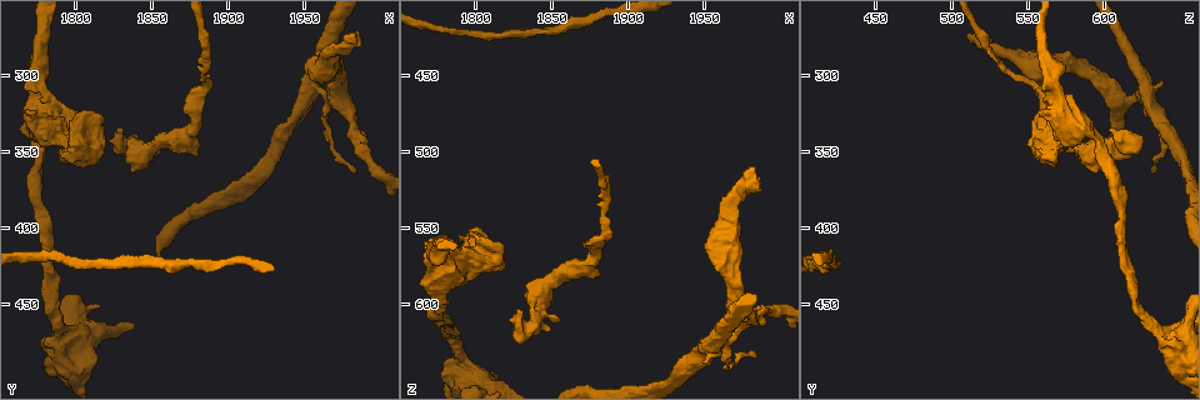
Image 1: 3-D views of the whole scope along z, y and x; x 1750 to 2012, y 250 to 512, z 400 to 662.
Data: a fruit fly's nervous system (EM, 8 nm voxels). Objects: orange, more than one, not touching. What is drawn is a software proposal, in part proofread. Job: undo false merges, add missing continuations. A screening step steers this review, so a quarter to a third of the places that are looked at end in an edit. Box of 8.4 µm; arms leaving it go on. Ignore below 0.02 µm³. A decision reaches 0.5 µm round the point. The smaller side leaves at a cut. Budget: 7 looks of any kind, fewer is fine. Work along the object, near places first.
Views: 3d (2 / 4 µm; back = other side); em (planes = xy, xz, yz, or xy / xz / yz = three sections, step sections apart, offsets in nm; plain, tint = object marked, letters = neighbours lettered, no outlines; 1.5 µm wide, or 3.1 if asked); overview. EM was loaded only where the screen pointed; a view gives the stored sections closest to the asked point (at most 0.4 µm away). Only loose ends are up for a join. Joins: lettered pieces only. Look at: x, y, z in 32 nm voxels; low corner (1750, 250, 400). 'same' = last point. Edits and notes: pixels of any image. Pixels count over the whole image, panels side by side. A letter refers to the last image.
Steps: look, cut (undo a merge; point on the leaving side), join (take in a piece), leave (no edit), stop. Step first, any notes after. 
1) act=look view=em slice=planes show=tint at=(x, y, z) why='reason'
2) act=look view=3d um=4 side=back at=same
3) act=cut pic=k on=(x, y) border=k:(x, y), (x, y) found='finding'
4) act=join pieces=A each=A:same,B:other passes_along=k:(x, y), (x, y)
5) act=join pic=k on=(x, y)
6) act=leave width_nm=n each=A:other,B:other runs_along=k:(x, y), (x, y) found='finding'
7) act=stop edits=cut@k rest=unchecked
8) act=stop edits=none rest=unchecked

act=look view=em slice=xz step=4 show=tint at=(1958, 308, 626) why='thick turns thin'

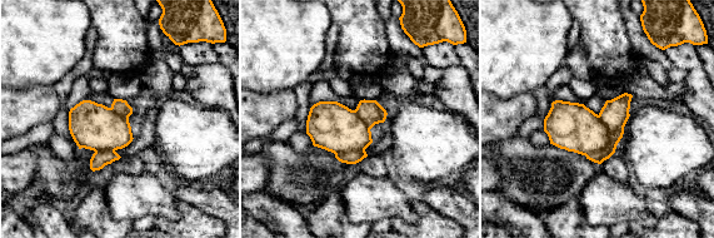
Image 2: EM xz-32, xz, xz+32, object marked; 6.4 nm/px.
act=look view=em slice=planes show=tint at=same why='cut it another way'

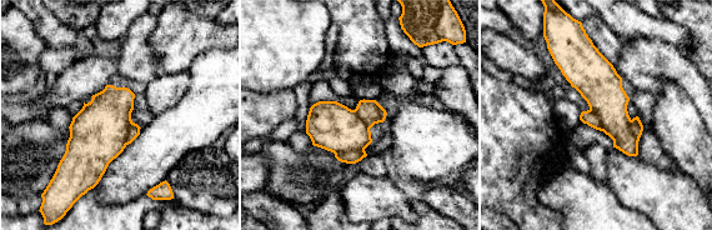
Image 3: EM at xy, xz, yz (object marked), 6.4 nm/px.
act=look view=em slice=planes show=letters at=same why='see the neighbours'

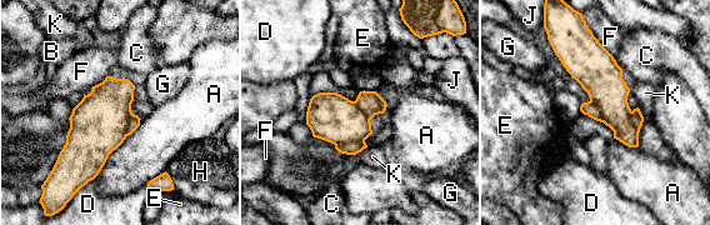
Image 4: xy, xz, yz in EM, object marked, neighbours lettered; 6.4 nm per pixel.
act=cut pic=4 on=(333, 118) each=A:other,B:other,C:other,D:other,E:other,F:other,G:other,H:other,J:other,K:other found='a second neuron is stuck on'

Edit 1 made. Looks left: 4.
act=look view=em slice=planes show=letters at=(1982, 272, 510)

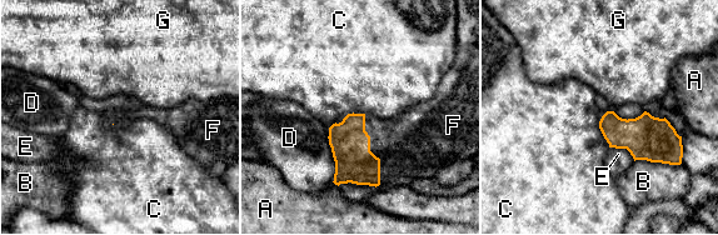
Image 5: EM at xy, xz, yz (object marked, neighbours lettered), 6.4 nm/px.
act=join pieces=F each=A:other,B:other,C:other,D:other,E:other,F:same,G:other passes_along=5:(350, 144), (369, 149), (408, 145) found='it goes on there'

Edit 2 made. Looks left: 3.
act=look view=em slice=planes show=letters at=(1830, 344, 614) why='abrupt turn'

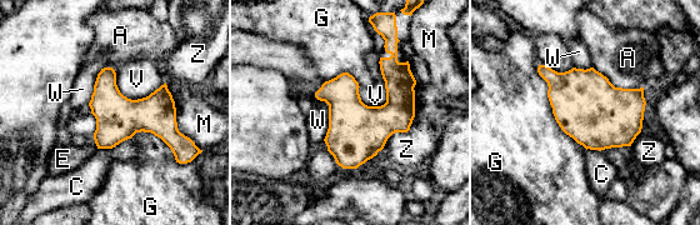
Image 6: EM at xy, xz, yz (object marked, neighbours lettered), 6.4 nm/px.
act=leave longest_contact=G:650nm each=A:other,C:other,E:other,G:other,M:other,V:other,W:other,Z:other border=6:(380, 58), (385, 101), (368, 106) found='one neuron here'

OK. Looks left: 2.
act=stop edits=cut@4,join@5 rest=unchecked

